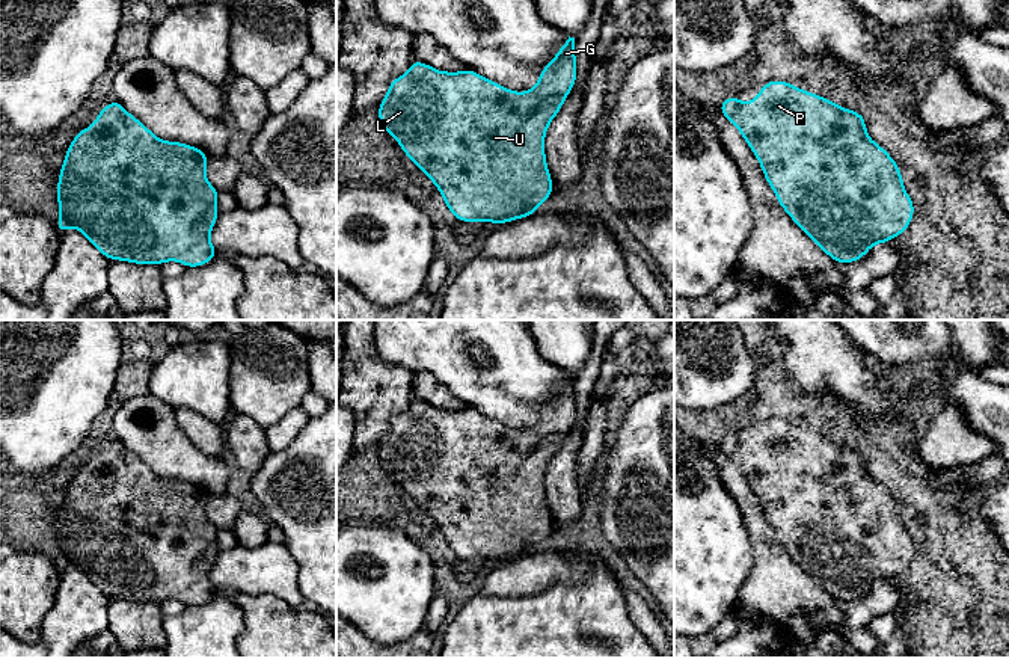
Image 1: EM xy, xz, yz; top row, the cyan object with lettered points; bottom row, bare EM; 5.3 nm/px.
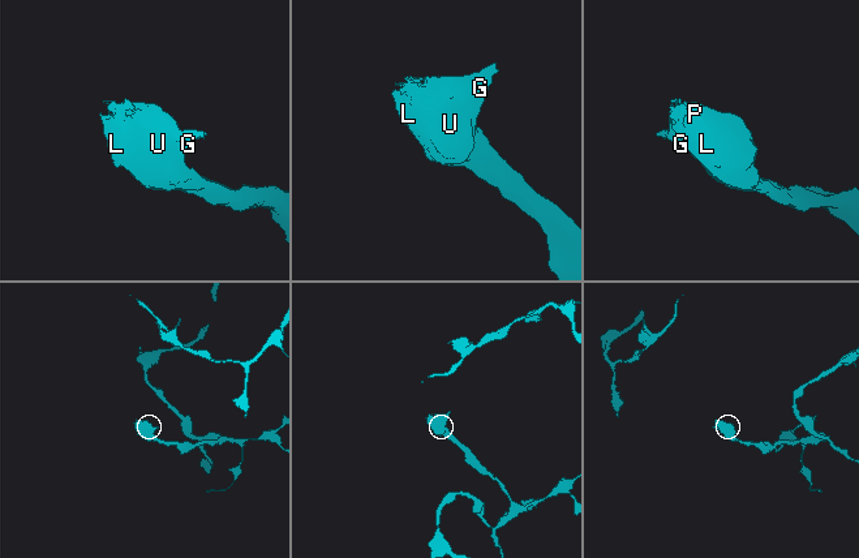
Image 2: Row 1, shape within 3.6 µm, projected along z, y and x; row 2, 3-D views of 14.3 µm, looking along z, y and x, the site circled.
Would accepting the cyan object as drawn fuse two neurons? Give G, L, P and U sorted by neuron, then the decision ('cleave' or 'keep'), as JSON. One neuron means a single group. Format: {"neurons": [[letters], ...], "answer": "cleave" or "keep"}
{"neurons": [["G", "L", "P", "U"]], "answer": "keep"}

